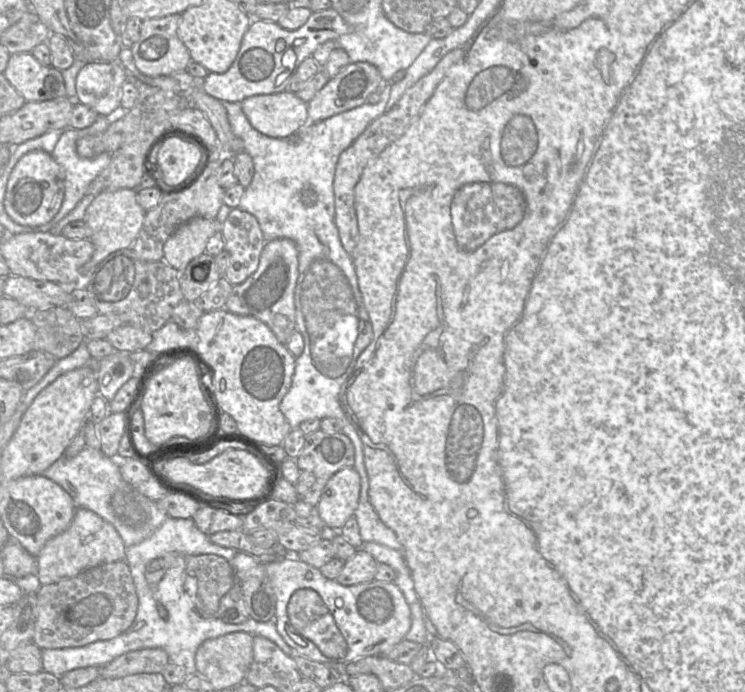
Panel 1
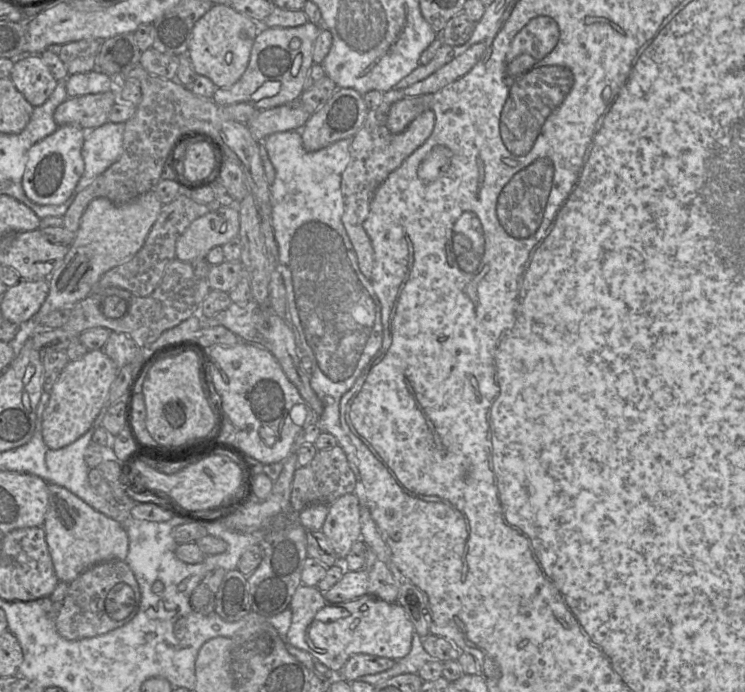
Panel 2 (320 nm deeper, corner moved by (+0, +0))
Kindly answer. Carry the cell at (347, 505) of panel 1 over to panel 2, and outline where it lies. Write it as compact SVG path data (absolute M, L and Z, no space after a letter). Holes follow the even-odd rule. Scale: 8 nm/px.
M356 493L345 494L329 505L321 528L340 561L361 538L361 502Z

